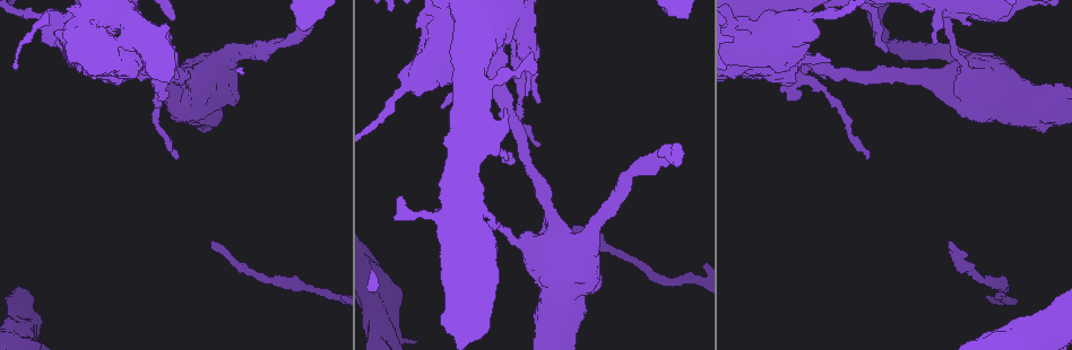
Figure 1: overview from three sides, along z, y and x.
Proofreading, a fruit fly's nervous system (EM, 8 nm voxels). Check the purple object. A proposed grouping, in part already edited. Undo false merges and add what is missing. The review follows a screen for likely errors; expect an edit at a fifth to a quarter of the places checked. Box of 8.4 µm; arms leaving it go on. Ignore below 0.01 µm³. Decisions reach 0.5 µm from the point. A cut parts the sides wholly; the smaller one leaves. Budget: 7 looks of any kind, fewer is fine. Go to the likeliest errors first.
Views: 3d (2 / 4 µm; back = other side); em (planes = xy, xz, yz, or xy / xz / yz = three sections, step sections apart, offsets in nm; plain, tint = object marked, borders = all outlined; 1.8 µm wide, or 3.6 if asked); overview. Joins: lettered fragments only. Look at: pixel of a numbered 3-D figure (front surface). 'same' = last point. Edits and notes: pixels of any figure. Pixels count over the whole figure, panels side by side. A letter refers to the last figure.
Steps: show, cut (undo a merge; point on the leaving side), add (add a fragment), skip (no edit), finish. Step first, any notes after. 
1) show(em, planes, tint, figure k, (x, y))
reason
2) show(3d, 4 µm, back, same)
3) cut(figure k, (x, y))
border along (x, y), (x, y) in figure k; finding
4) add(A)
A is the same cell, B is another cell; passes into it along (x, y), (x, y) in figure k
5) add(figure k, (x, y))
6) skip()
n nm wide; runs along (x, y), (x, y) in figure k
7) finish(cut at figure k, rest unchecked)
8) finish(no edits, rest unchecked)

show(3d, 2 µm, back, figure 1, (574, 226))
free end

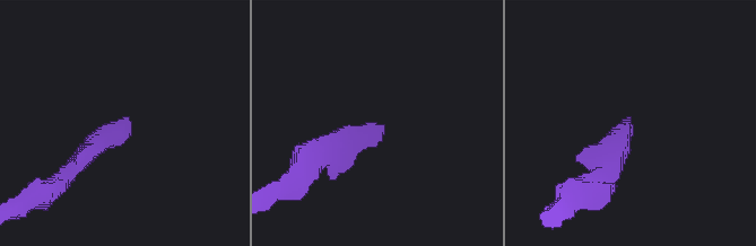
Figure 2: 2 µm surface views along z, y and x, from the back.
show(em, 3.6 µm, planes, borders, figure 2, (625, 125))
now the EM

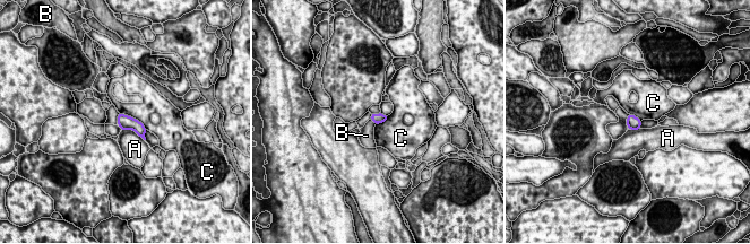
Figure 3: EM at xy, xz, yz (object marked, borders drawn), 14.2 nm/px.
skip()
A, B and C are other cells; no lettered fragment goes on from it

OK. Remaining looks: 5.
show(3d, 4 µm, figure 1, (436, 209))
thick turns thin

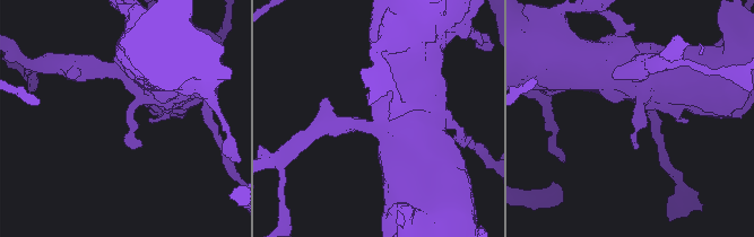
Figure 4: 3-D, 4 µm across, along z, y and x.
show(em, 3.6 µm, yz, step 16, borders, figure 4, (127, 111))
now the EM

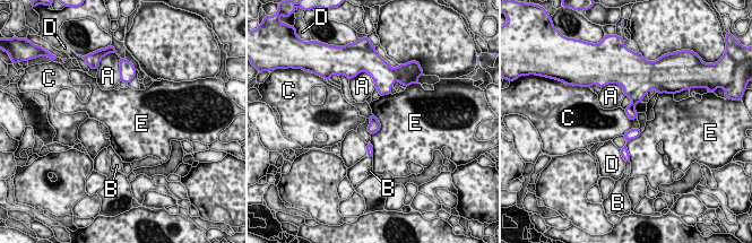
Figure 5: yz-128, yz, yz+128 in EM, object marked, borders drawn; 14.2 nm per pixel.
skip()
A, B, C, D and E are other cells; border along (641, 132), (627, 144), (629, 156) in figure 5; all the same neuron

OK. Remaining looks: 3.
show(3d, 4 µm, figure 1, (808, 56))
touches itself

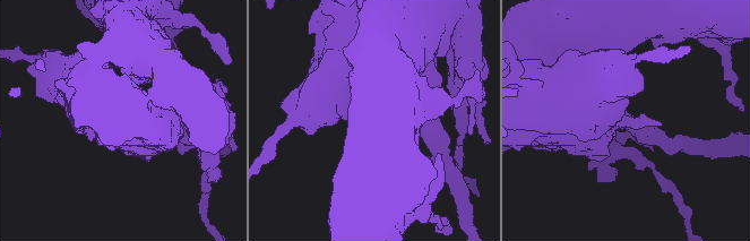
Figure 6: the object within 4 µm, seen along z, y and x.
show(em, 3.6 µm, planes, plain, figure 6, (626, 120))
need the tissue

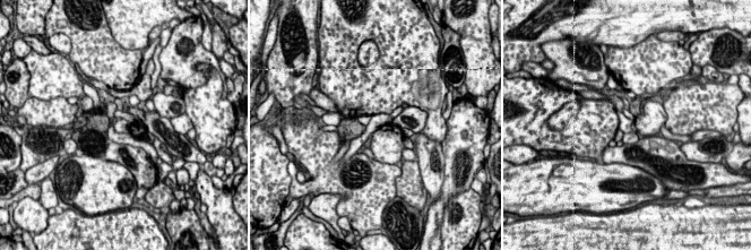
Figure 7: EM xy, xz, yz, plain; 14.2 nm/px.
show(em, 3.6 µm, planes, borders, same)

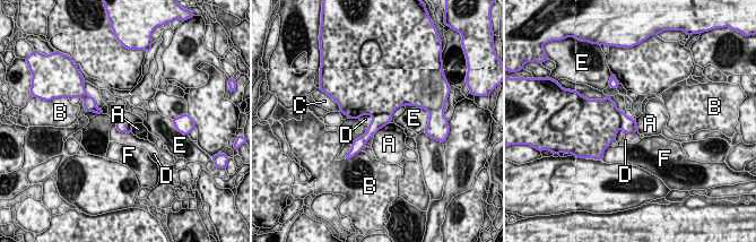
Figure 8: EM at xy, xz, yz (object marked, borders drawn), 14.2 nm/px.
cut(figure 8, (628, 126))
A touches over 300 nm; A, B, C, D, E and F are other cells; border along (617, 110), (620, 117), (620, 128) in figure 8; two neurons meet here

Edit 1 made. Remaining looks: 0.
finish(cut at figure 8, rest unchecked)

